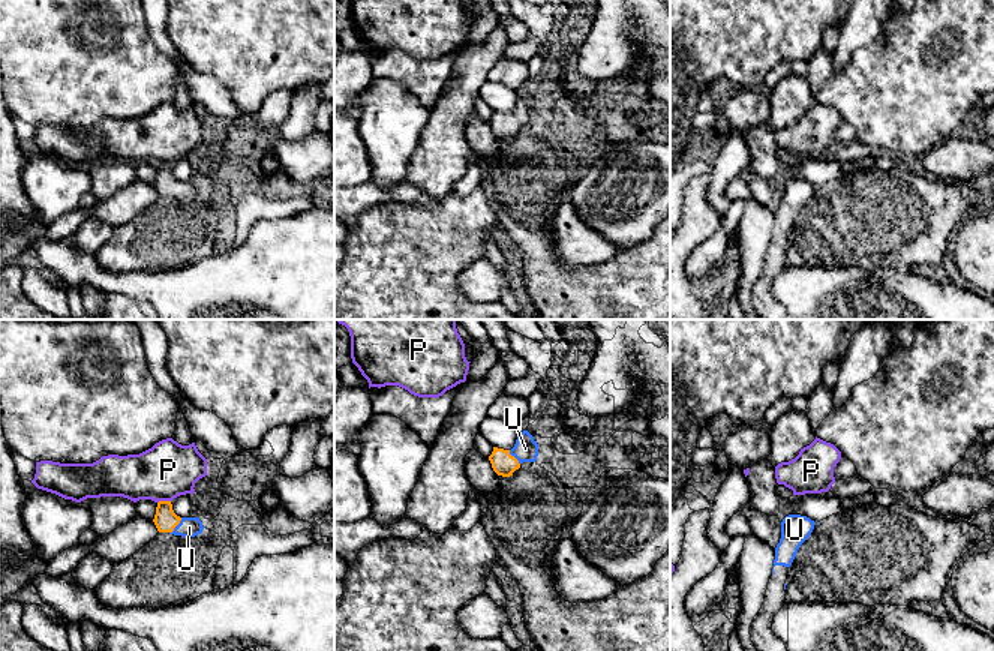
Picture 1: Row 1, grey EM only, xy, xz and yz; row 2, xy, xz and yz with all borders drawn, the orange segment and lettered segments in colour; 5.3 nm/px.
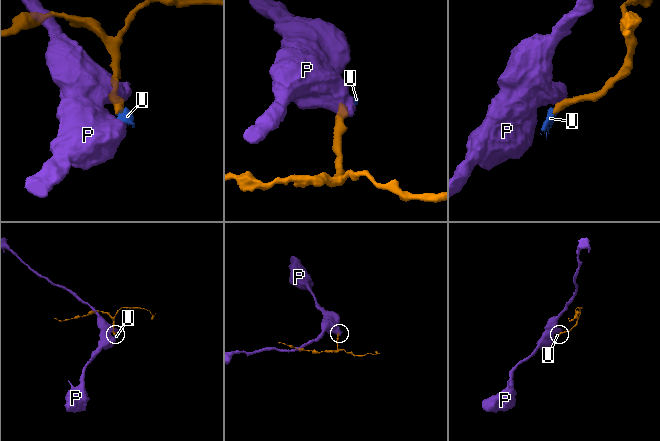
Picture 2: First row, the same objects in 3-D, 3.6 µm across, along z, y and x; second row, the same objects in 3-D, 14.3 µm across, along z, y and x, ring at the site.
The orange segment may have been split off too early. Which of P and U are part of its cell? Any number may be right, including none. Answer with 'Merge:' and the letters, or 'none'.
Merge: U

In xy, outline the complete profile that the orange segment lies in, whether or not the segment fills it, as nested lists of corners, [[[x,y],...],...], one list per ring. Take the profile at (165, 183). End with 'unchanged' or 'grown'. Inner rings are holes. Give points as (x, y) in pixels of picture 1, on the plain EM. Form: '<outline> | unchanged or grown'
[[[159,165],[153,183],[159,196],[169,196],[181,201],[195,201],[204,190],[199,182],[180,182],[174,177],[171,165]]] | grown

